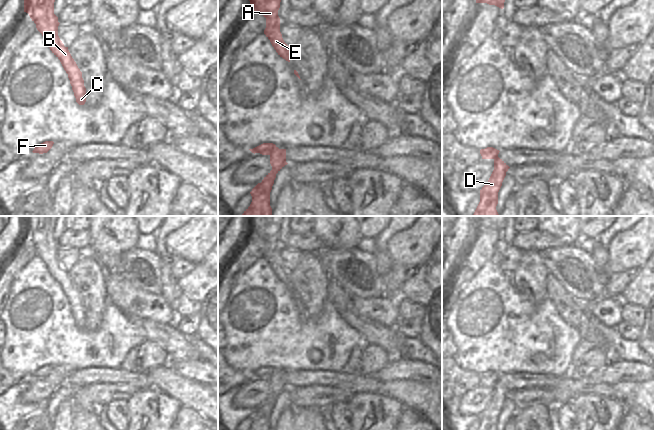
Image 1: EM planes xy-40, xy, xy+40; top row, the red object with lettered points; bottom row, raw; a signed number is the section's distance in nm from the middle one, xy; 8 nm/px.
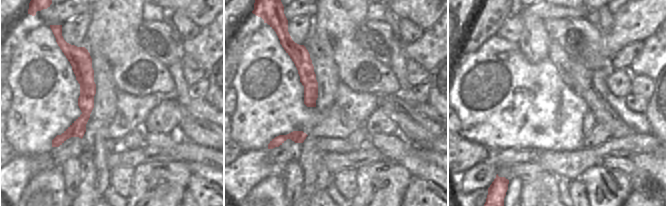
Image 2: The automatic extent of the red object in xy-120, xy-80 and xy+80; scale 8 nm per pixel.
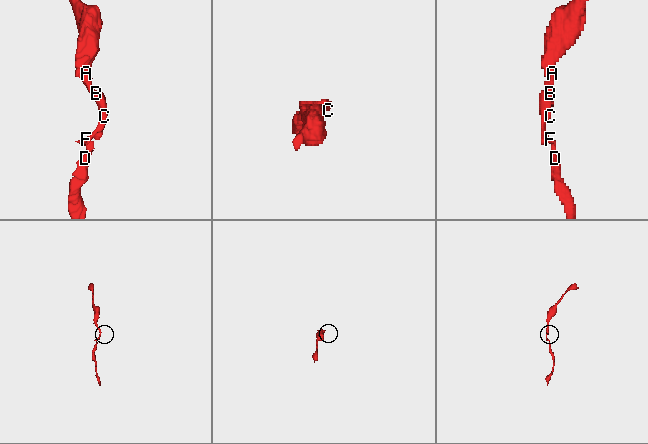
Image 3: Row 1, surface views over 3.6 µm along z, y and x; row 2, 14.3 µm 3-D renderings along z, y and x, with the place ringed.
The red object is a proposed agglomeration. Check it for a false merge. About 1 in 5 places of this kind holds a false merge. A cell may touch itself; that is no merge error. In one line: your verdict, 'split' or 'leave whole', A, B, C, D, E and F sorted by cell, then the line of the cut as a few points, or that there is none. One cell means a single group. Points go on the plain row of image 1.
leave whole | A B C D E F | no cut

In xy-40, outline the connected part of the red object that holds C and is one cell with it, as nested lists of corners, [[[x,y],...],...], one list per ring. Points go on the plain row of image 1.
[[[24,216],[24,236],[36,248],[52,277],[60,284],[68,298],[76,326],[84,329],[86,312],[82,296],[58,260],[58,241],[54,238],[54,226],[58,216]]]

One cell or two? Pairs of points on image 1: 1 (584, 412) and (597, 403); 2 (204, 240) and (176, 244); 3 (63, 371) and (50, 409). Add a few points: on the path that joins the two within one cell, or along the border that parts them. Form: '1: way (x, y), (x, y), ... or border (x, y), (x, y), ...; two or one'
1: way (587, 412), (594, 406); one
2: way (197, 240), (183, 242); one
3: border (65, 382), (46, 400), (40, 402); two

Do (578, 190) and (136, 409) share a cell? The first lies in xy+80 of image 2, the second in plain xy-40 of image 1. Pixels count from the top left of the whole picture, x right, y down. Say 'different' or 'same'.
different

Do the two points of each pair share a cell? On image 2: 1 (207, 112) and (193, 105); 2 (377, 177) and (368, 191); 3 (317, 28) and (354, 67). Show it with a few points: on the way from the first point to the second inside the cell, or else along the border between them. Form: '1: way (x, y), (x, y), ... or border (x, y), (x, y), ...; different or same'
1: way (204, 110), (196, 107); same
2: way (375, 180), (371, 184), (371, 188); same
3: way (329, 30), (344, 45), (348, 55); same

